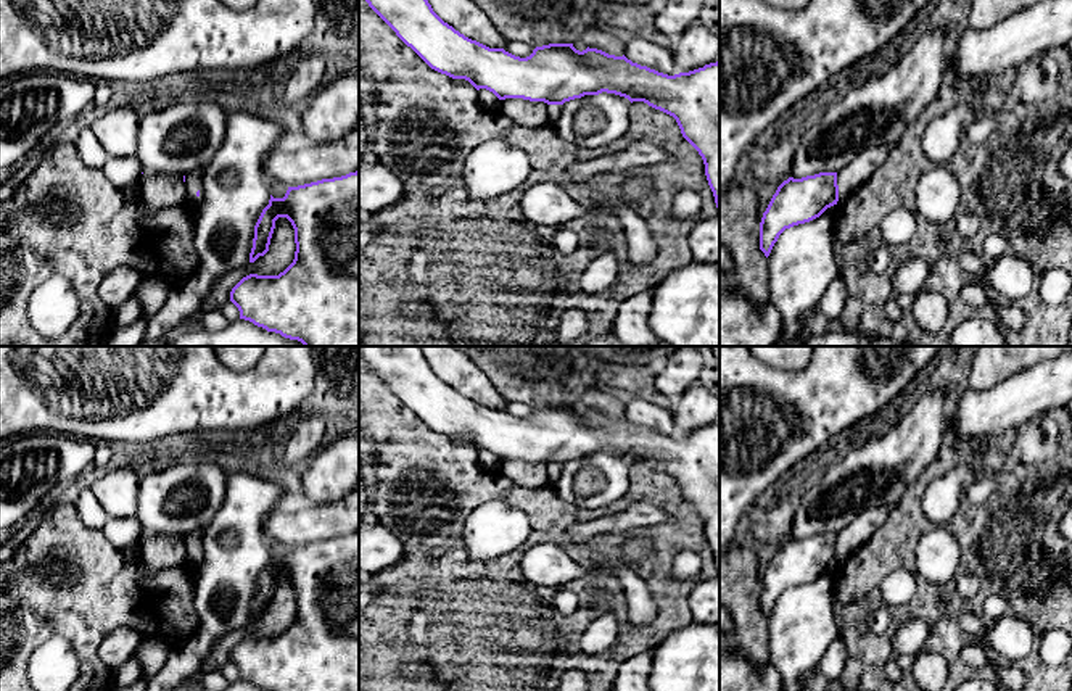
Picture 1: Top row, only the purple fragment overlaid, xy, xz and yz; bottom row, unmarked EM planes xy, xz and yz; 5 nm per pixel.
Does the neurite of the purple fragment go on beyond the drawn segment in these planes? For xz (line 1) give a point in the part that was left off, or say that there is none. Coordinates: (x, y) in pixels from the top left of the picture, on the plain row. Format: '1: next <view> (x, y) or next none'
1: next none

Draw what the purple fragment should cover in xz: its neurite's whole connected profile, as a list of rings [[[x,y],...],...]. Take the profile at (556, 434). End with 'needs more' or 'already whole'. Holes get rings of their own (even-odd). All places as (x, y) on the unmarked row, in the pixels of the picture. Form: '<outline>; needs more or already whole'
[[[359,346],[369,367],[431,430],[465,440],[499,461],[563,465],[584,456],[615,454],[673,477],[699,512],[719,575],[719,422],[668,437],[597,409],[536,408],[526,419],[489,409],[444,383],[420,346]]]; already whole

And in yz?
[[[837,533],[789,538],[773,556],[760,583],[760,610],[768,619],[779,596],[794,586],[819,578],[837,565]]]; already whole

